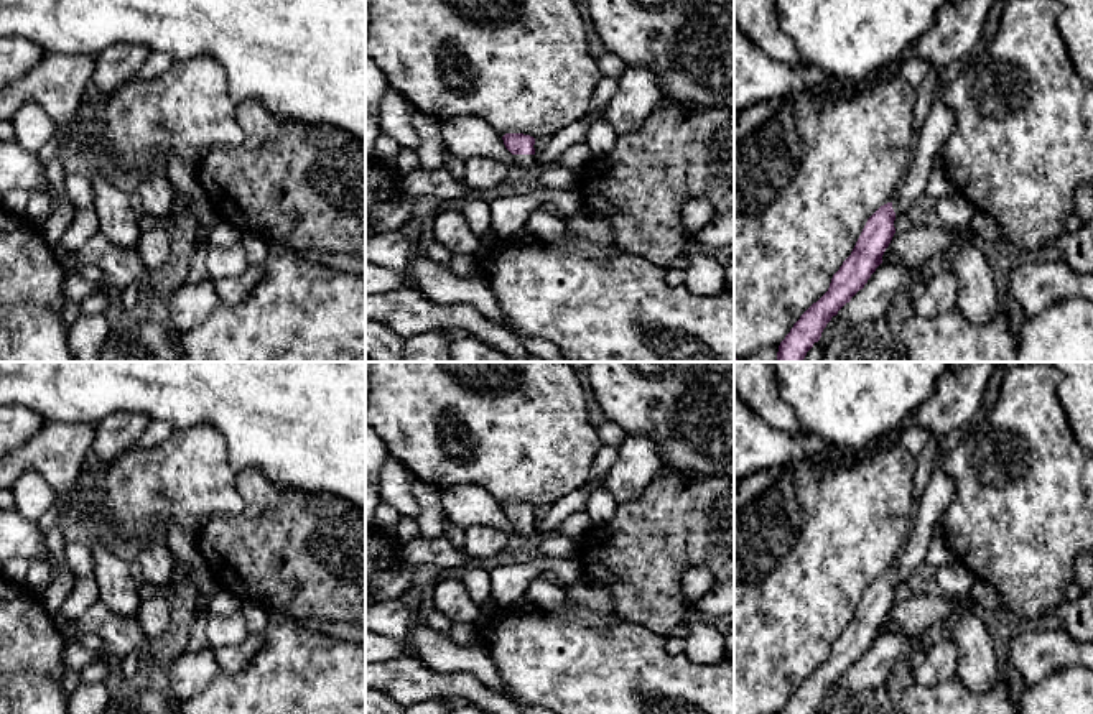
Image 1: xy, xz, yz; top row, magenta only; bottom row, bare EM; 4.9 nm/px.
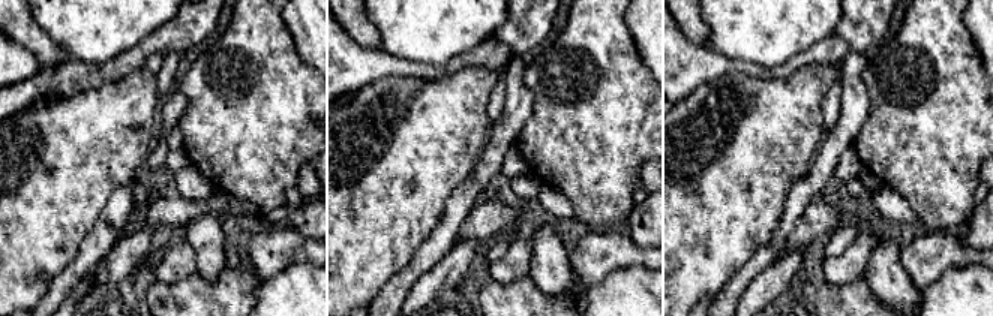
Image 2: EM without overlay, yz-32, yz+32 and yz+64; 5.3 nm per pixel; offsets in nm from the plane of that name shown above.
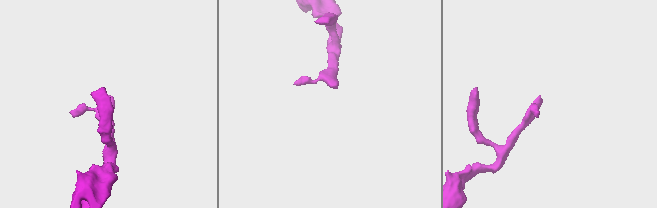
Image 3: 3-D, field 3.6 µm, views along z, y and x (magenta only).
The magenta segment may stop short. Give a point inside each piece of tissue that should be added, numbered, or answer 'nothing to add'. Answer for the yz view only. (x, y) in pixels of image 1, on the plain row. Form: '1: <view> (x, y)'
1: yz (939, 494)

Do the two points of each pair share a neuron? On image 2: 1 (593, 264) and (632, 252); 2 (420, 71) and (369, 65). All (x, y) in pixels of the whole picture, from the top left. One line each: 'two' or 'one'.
1: one
2: one

